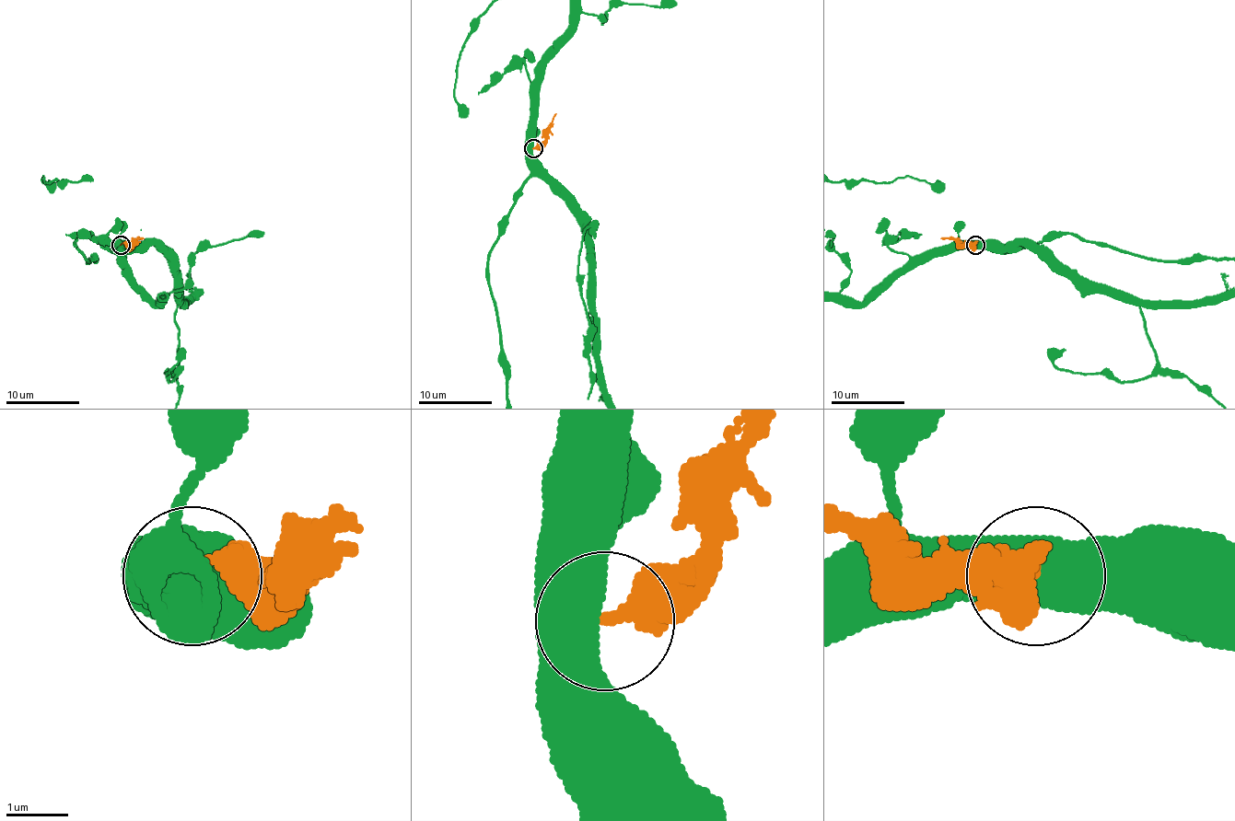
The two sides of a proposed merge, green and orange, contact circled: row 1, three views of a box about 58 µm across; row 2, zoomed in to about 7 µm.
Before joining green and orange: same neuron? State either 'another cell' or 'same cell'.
another cell

